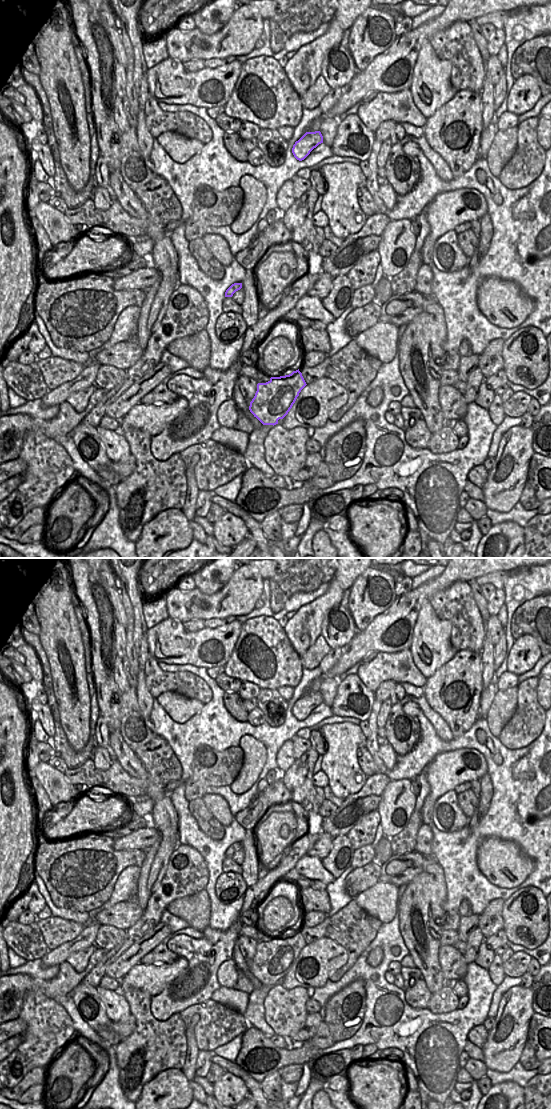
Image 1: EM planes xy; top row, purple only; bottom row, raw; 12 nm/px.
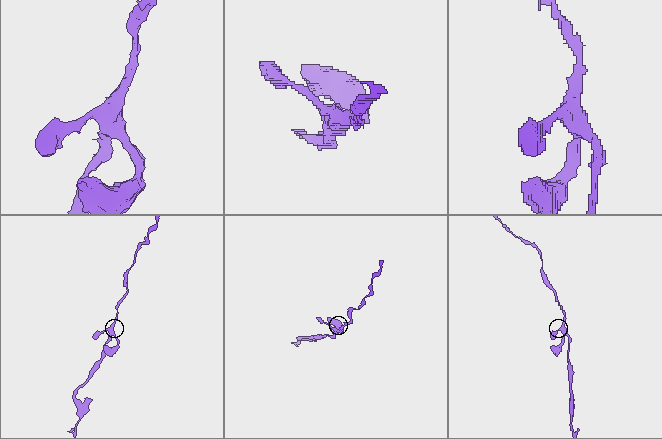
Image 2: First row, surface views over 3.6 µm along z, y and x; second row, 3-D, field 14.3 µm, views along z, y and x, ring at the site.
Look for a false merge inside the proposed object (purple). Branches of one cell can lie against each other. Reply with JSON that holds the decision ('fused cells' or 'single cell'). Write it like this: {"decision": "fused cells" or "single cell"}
{"decision": "single cell"}

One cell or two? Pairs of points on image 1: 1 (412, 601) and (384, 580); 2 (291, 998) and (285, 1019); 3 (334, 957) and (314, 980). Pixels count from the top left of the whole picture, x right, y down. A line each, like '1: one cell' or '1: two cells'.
1: two cells
2: one cell
3: one cell

